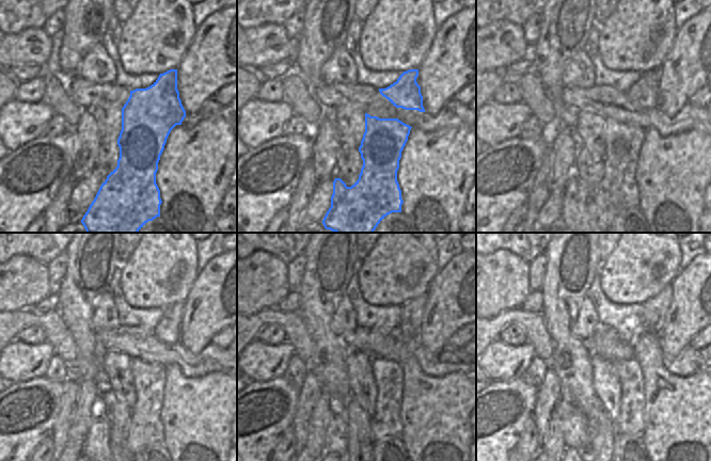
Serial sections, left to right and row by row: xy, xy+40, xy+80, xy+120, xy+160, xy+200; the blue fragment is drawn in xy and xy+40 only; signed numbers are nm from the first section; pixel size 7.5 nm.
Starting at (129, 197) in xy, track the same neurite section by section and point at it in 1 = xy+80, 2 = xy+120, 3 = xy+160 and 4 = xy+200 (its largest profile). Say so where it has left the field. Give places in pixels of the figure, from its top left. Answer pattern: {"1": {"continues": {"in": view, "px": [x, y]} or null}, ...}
{"1": {"continues": {"in": "xy+80", "px": [589, 210]}}, "2": {"continues": {"in": "xy+120", "px": [145, 429]}}, "3": {"continues": {"in": "xy+160", "px": [385, 424]}}, "4": {"continues": {"in": "xy+200", "px": [630, 420]}}}

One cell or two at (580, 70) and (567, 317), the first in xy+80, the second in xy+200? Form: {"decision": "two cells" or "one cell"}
{"decision": "two cells"}

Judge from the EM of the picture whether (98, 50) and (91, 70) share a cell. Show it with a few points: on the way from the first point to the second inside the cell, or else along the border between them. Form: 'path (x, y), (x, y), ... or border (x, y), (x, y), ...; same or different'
path (98, 56), (94, 65); same

